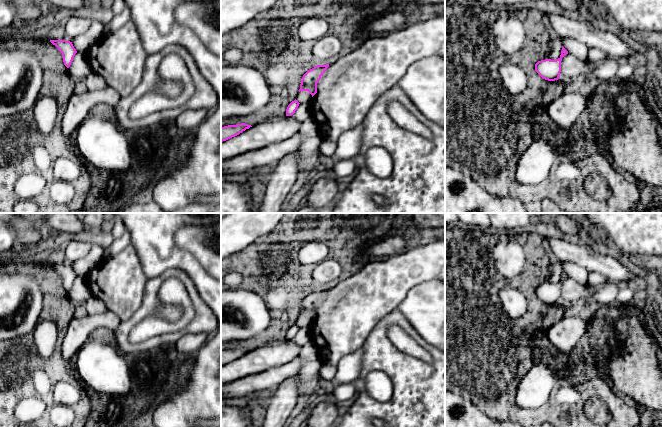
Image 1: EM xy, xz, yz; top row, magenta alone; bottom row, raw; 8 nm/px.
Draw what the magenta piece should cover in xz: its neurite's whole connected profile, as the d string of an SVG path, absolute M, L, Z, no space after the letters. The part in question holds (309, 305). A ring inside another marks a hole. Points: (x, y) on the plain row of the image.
M329 288L317 289L314 292L307 294L302 301L299 316L308 315L313 321L317 317L317 307L328 291Z

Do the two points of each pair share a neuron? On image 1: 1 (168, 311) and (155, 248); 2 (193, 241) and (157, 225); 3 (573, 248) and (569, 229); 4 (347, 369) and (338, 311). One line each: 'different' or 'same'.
1: different
2: different
3: different
4: different

